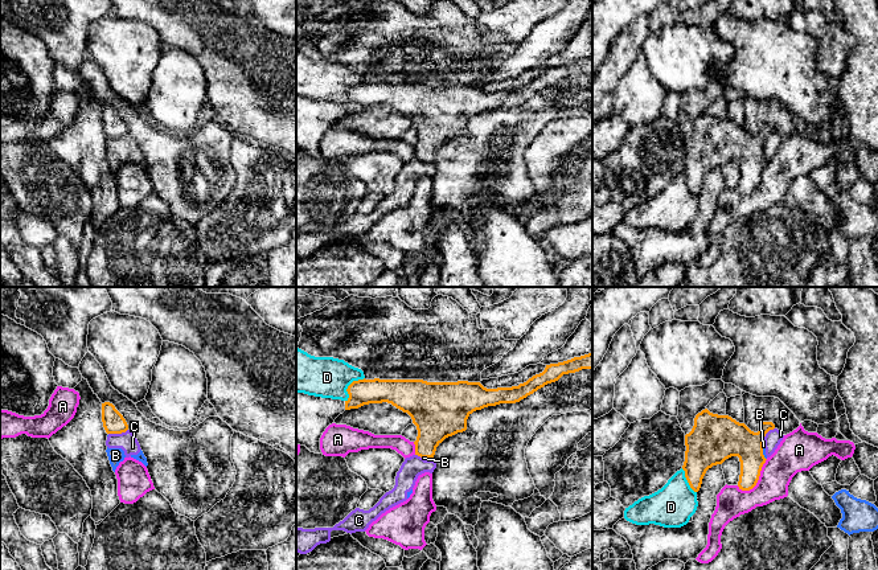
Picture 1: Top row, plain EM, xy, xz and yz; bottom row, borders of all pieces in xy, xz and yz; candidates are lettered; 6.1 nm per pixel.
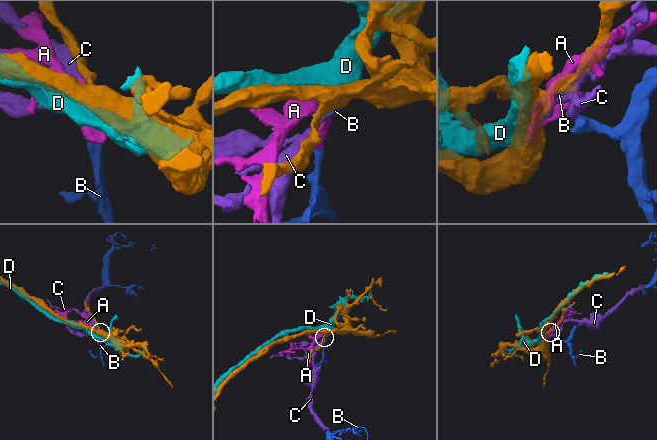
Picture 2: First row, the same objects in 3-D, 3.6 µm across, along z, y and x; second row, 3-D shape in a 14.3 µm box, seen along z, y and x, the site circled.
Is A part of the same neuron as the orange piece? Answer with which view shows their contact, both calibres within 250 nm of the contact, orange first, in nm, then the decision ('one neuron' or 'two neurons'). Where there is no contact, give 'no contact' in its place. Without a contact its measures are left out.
contact in yz; calibres 180 and 200 nm; two neurons

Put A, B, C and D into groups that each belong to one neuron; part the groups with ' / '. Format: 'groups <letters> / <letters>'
groups A / B C / D

